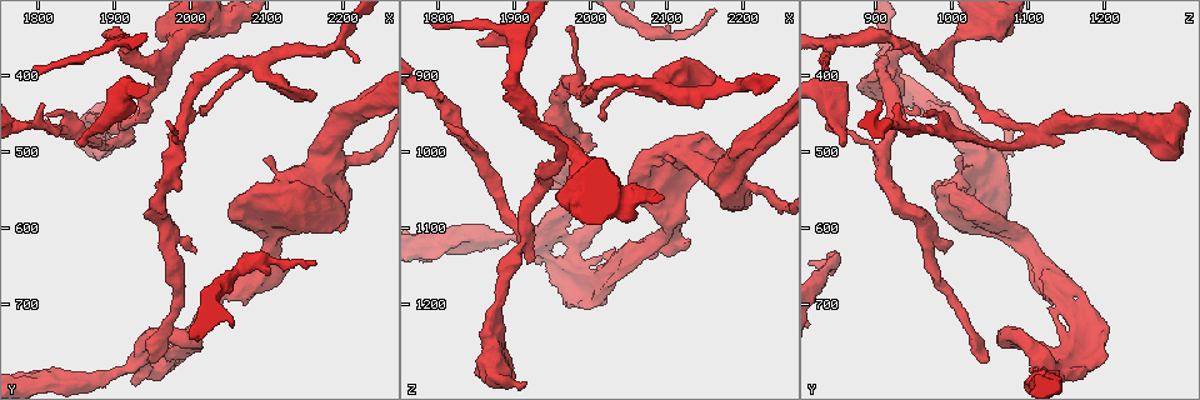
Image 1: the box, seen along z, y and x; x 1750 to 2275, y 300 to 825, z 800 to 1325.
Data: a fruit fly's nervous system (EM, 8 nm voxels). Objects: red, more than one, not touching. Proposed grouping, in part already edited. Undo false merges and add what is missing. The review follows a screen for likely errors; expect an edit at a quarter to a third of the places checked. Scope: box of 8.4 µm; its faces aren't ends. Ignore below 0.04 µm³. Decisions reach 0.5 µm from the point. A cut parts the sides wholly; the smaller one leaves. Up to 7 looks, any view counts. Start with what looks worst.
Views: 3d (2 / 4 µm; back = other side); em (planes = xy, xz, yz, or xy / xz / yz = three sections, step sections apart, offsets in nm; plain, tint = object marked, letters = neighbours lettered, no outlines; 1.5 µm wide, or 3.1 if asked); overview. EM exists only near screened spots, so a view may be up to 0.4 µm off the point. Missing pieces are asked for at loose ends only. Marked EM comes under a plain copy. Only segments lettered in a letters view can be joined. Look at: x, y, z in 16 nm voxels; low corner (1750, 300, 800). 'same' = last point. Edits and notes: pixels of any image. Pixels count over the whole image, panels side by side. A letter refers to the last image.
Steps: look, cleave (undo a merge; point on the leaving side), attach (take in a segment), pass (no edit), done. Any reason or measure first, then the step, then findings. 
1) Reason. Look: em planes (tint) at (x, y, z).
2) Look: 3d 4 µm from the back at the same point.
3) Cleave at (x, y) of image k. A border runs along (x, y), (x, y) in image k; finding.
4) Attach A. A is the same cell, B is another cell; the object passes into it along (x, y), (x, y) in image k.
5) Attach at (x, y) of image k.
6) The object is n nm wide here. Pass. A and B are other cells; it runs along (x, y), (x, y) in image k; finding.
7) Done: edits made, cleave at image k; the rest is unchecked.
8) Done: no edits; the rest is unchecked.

An open end. Look: 3d 4 µm at (1855, 490, 860).

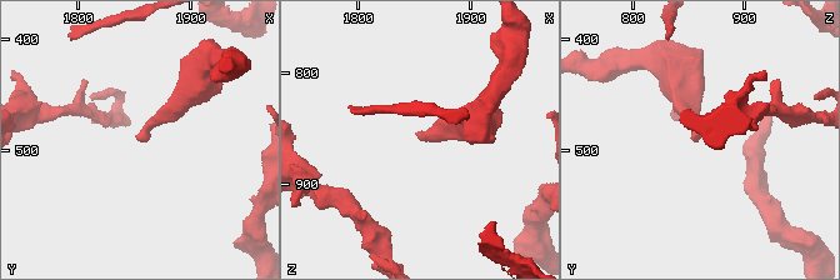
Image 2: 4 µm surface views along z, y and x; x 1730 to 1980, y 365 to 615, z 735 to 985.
Look: em planes (tint) at (1856, 490, 856).

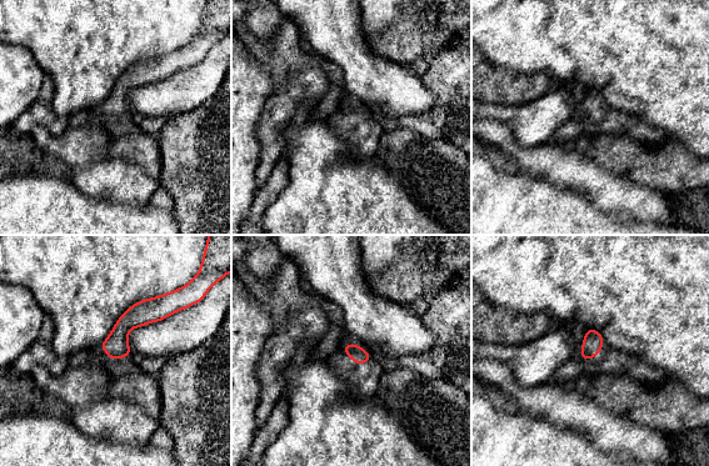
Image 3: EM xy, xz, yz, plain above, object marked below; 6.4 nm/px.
Look: em planes (letters) at the same point.

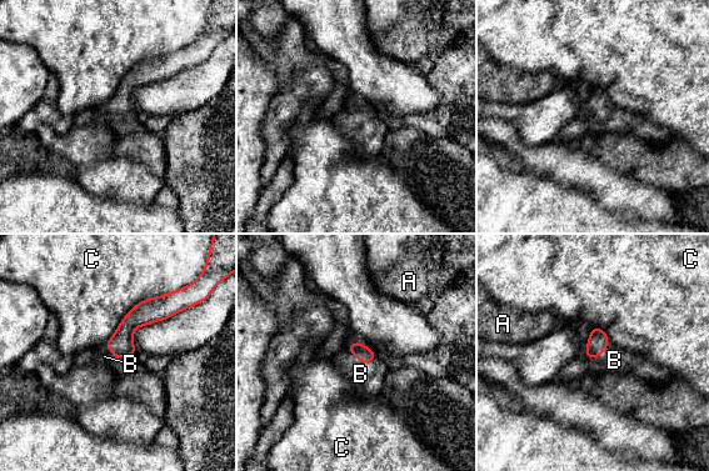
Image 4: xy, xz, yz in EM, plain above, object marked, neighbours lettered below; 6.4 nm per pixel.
Attach B. B is the same cell, A and C are other cells; the object passes into it along (363, 354), (360, 361), (360, 374) in image 4; it goes on there.

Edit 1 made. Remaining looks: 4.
Stops while still wide. Look: 3d 2 µm at (2070, 700, 1130).

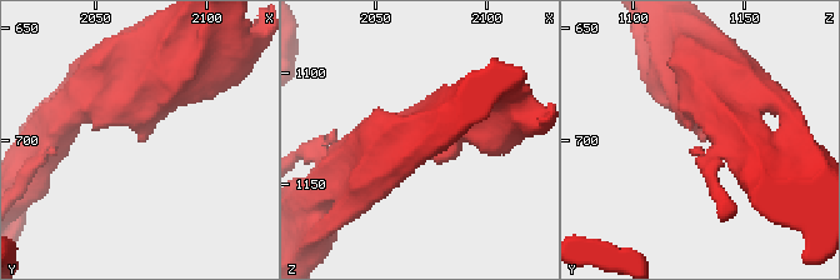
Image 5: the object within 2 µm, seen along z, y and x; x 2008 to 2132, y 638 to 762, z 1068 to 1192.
Look: em yz step 8 (letters) at (2070, 700, 1133).

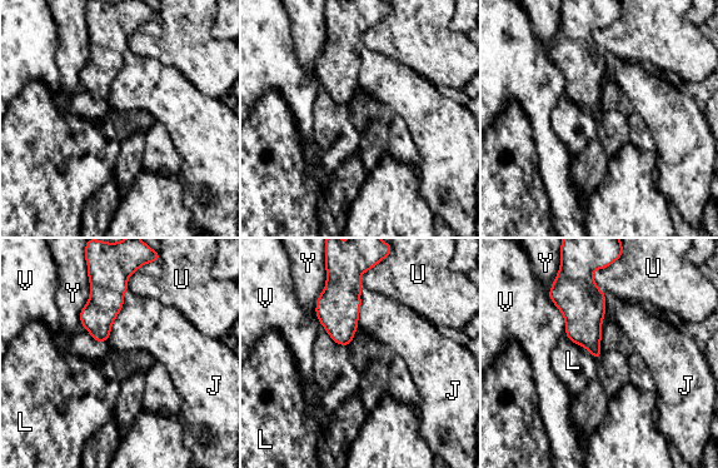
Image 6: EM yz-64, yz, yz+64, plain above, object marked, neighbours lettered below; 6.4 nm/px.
Look: em planes (letters) at the same point.

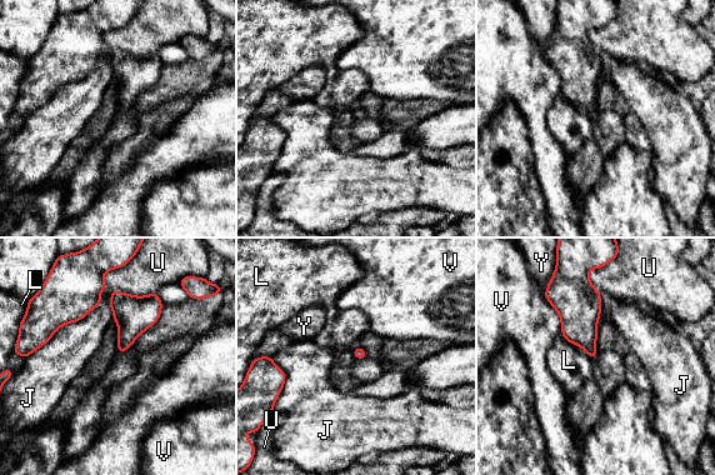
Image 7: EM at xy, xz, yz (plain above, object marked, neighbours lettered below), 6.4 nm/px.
Pass. J, L, U, V and Y are other cells; a border runs along (563, 335), (574, 345) in image 7; no lettered segment goes on from it.

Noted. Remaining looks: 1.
Done: edits made, attach at image 4; the rest is unchecked.

